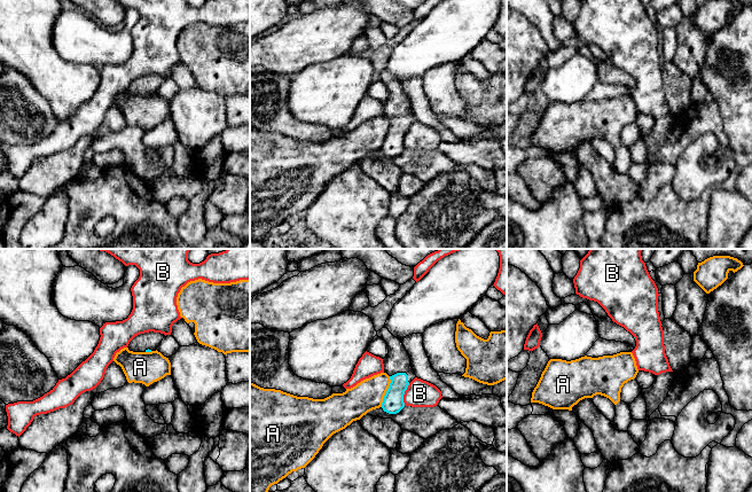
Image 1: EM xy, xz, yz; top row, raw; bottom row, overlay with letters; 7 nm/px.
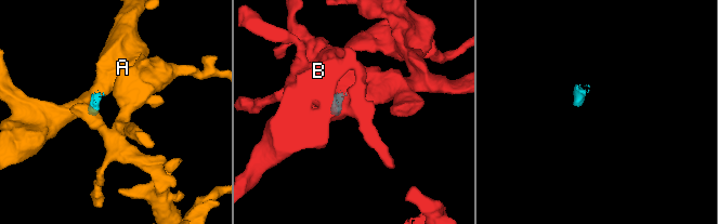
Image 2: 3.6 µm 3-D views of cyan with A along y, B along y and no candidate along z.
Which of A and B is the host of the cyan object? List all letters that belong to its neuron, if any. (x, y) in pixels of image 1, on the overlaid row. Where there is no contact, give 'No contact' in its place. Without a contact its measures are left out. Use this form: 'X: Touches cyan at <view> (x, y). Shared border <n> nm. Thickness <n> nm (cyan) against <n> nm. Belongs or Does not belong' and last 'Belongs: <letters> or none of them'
A: Touches cyan at xz (386, 391). Shared border 220 nm. Thickness 140 nm (cyan) against 220 nm. Does not belong
B: Touches cyan at xz (404, 393). Shared border 170 nm. Thickness 140 nm (cyan) against 190 nm. Does not belong
Belongs: none of them

